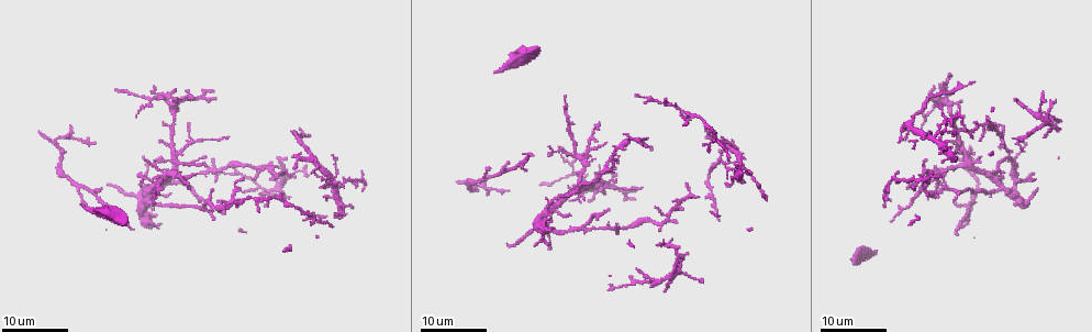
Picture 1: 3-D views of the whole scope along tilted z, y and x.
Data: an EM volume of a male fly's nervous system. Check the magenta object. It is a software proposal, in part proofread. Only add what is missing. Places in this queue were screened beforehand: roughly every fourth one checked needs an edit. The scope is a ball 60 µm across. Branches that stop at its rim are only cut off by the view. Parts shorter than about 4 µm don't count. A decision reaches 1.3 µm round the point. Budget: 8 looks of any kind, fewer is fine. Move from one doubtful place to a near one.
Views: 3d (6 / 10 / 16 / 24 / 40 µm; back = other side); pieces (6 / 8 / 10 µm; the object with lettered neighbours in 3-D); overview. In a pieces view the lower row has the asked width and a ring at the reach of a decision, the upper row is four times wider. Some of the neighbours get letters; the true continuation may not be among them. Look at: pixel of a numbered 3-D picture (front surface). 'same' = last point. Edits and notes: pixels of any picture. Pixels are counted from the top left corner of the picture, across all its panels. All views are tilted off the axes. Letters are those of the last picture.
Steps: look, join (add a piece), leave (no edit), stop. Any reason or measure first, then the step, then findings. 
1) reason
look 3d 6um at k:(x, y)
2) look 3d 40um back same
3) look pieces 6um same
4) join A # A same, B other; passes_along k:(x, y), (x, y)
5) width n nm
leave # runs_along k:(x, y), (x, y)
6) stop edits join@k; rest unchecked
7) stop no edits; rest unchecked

tapers out
look 3d 24um at 1:(144, 156)

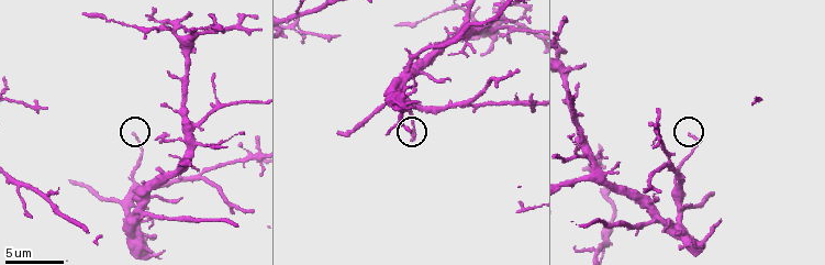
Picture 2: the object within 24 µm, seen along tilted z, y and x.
look pieces 8um at 2:(135, 135)

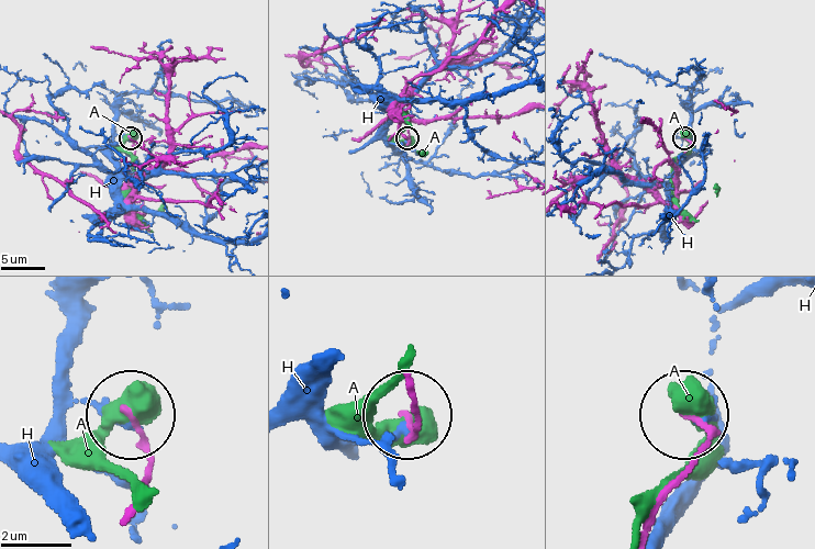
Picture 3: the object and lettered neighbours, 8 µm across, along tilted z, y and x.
width 140 nm
leave # A other, H other; runs_along 3:(132, 502), (149, 451), (131, 415); none of them fits

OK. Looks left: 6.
an open end
look pieces 6um at 2:(152, 11)

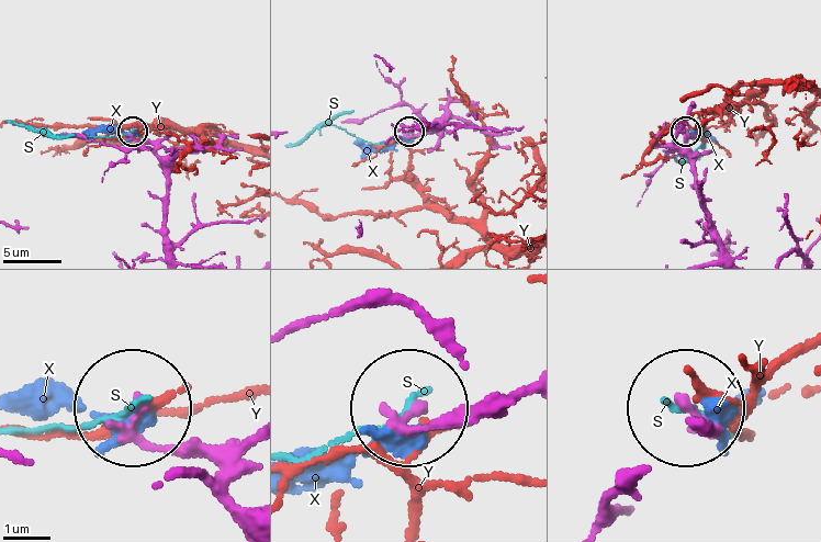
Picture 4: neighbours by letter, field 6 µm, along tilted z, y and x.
leave # S other, X other, Y other; runs_along 4:(461, 414), (417, 425), (408, 409); no lettered piece goes on from it

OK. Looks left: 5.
an open end
look 3d 24um at 1:(930, 172)

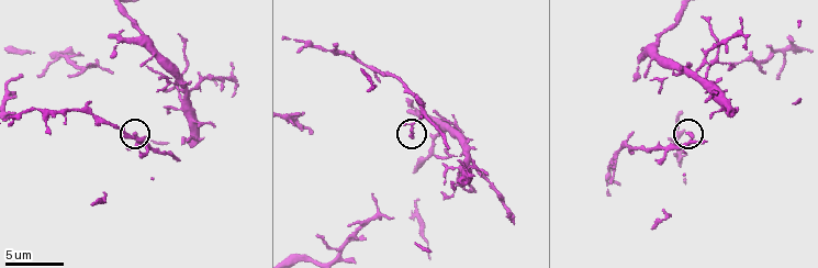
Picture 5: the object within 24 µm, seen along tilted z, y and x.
look pieces 10um at 5:(686, 133)

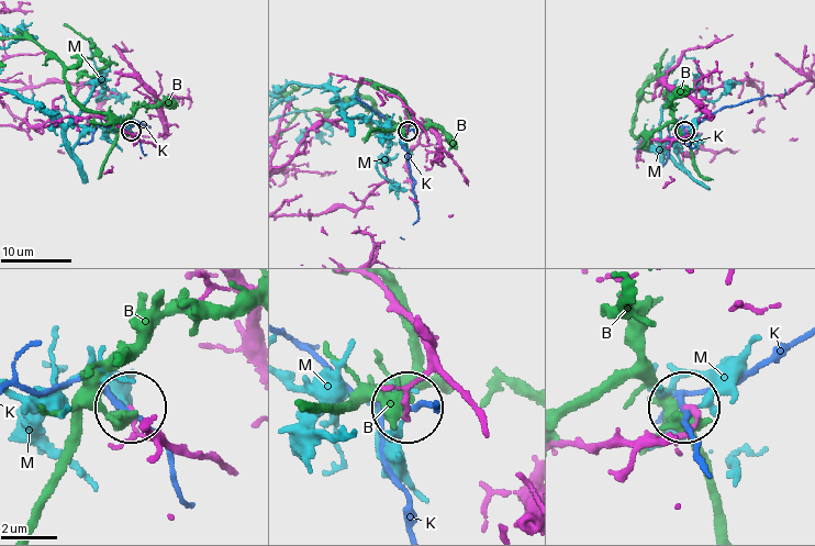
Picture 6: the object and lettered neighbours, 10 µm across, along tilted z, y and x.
leave # B other, K other, M other; none of them fits

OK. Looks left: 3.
an open end
look 3d 24um at 1:(215, 98)

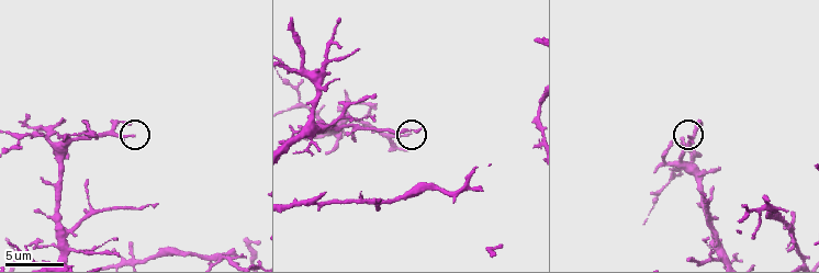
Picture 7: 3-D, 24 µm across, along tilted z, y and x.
look pieces 6um at 7:(135, 137)

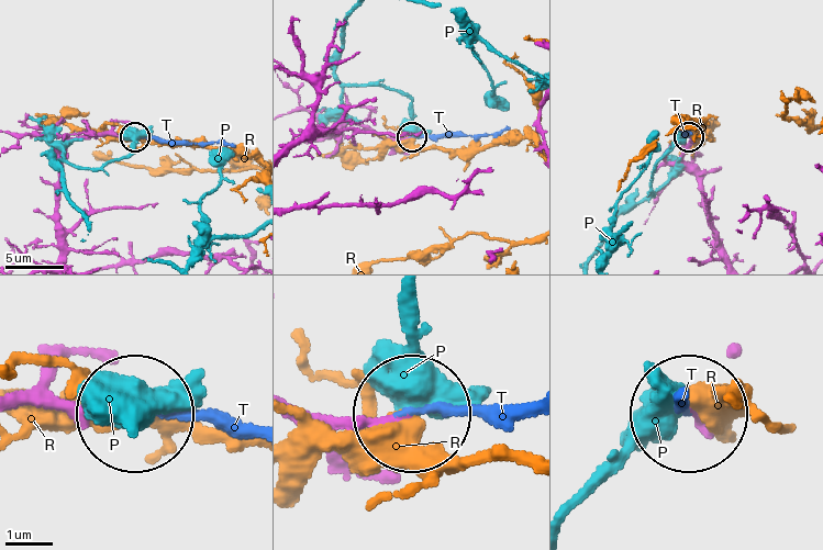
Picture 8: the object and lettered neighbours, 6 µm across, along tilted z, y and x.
join T # P other, R other, T same; passes_along 8:(15, 401), (204, 408), (254, 424); it goes on there

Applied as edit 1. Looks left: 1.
stop edits join@8; rest unchecked

